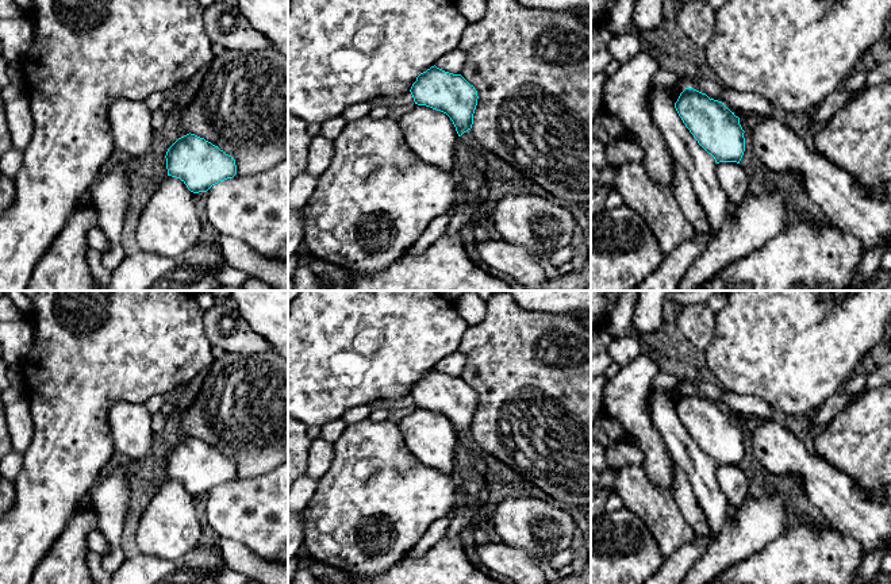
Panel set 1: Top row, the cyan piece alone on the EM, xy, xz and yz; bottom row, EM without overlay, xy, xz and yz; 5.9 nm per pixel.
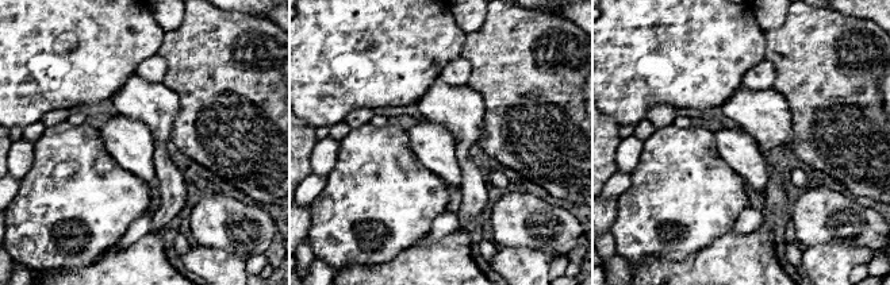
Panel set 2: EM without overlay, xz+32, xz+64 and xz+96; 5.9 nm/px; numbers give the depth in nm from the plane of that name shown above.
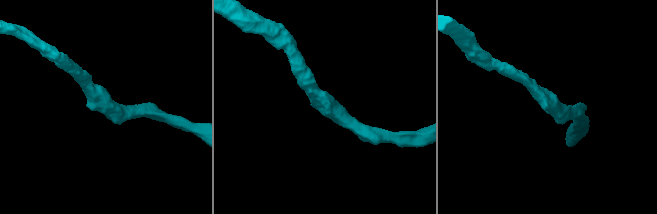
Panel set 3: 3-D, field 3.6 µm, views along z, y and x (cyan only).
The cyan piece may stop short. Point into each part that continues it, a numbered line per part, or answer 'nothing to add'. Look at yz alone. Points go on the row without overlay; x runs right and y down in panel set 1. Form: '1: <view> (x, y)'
1: yz (749, 422)

